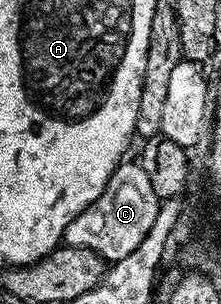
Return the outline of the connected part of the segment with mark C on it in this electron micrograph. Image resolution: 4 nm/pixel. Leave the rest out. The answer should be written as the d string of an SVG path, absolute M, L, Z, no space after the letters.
M124 159L113 171L109 183L105 183L105 191L101 191L101 195L97 195L97 199L89 203L89 207L85 207L85 211L81 211L81 215L77 215L73 223L69 223L69 227L63 233L63 241L69 245L81 245L85 249L93 250L103 258L104 262L120 261L139 246L141 239L145 239L145 235L149 235L159 214L160 204L161 198L157 195L157 191L153 191L153 186L149 184L149 175L145 175L138 160Z

